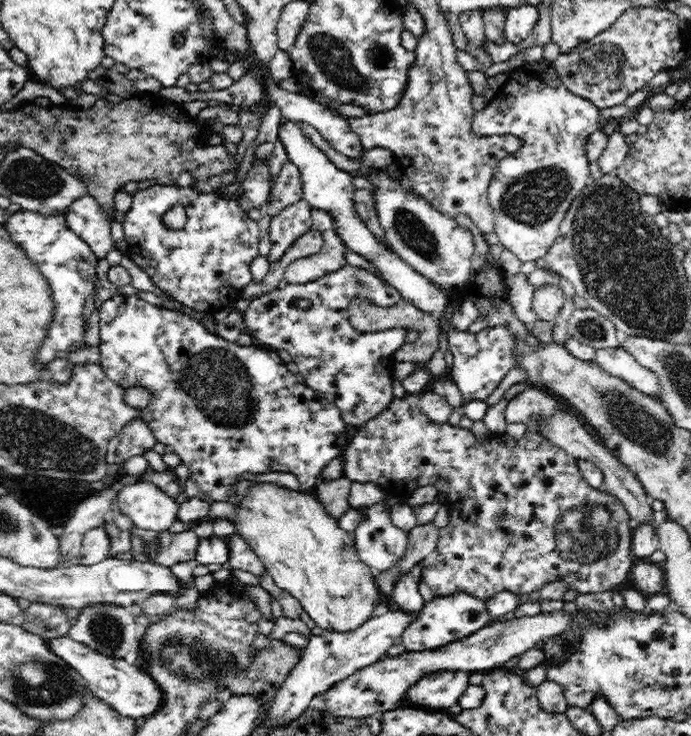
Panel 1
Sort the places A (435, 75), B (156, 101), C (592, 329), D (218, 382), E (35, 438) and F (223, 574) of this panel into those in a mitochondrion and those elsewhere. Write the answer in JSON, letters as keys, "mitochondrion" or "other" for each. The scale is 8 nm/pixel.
{"A":"mitochondrion","B":"other","C":"mitochondrion","D":"mitochondrion","E":"mitochondrion","F":"other"}

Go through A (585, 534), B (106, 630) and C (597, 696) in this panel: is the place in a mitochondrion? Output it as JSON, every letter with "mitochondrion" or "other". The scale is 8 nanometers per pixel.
{"A":"mitochondrion","B":"mitochondrion","C":"other"}

